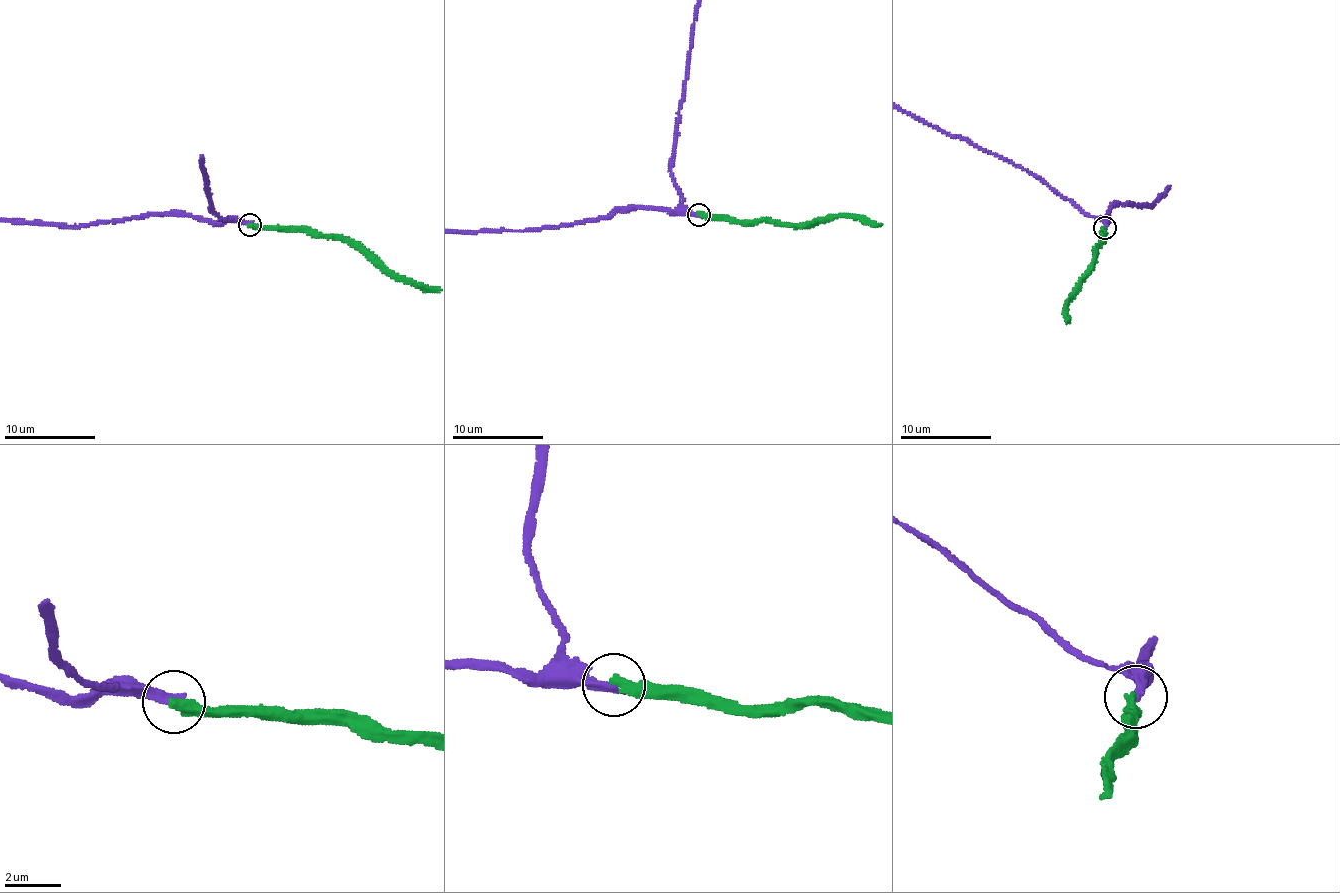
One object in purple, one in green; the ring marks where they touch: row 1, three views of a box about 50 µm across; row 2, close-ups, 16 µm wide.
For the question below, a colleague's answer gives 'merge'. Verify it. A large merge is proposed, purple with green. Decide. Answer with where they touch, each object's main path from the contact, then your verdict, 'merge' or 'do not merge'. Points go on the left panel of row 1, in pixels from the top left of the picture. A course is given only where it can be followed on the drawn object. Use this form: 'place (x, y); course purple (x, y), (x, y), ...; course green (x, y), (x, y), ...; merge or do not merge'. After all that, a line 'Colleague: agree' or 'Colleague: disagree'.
place (250, 224); course green (250, 224), (341, 235), (364, 247), (388, 271), (441, 289); do not merge
Colleague: disagree

